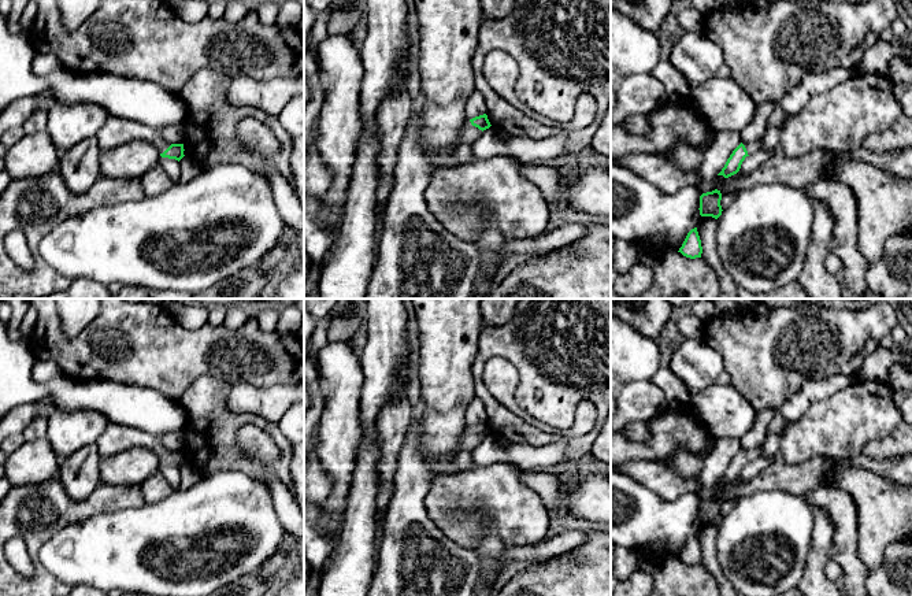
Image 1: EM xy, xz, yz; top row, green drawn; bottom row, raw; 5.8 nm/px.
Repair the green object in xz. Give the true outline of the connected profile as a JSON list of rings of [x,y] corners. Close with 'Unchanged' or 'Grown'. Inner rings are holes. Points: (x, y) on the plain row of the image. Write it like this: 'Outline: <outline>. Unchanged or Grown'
Outline: [[[479,422],[472,426],[466,426],[461,438],[457,445],[459,452],[474,449],[483,437],[489,436],[492,432],[487,426],[487,422]]]. Grown

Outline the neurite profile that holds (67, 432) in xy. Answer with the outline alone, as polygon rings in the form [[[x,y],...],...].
[[[93,410],[48,412],[48,441],[62,460],[82,447],[94,444],[108,425],[108,419]]]

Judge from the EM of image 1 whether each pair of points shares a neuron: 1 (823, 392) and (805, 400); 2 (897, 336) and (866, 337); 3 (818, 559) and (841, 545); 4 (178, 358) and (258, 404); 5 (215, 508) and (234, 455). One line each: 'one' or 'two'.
1: one
2: two
3: two
4: two
5: two

